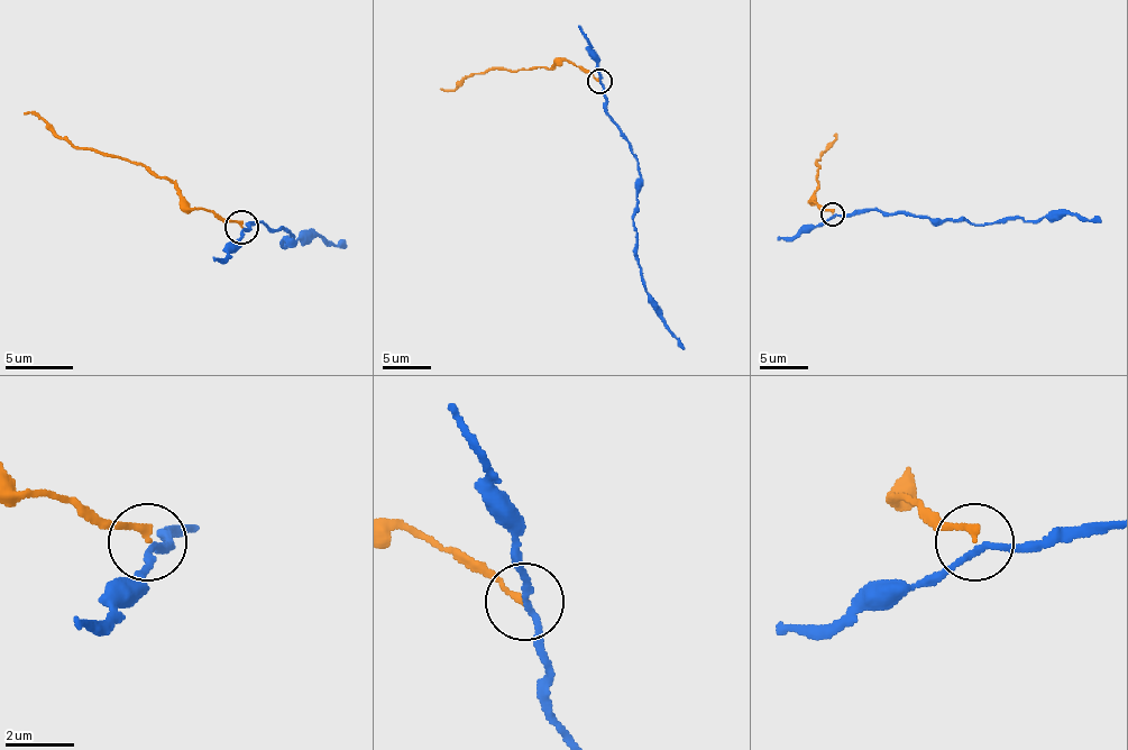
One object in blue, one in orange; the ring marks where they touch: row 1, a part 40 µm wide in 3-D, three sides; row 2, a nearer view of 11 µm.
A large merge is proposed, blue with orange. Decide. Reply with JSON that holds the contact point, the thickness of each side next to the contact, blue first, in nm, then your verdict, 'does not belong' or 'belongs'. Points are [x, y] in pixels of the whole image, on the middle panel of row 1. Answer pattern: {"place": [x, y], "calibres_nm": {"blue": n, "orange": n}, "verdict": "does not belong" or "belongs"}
{"place": [599, 81], "calibres_nm": {"blue": 170, "orange": 180}, "verdict": "does not belong"}

